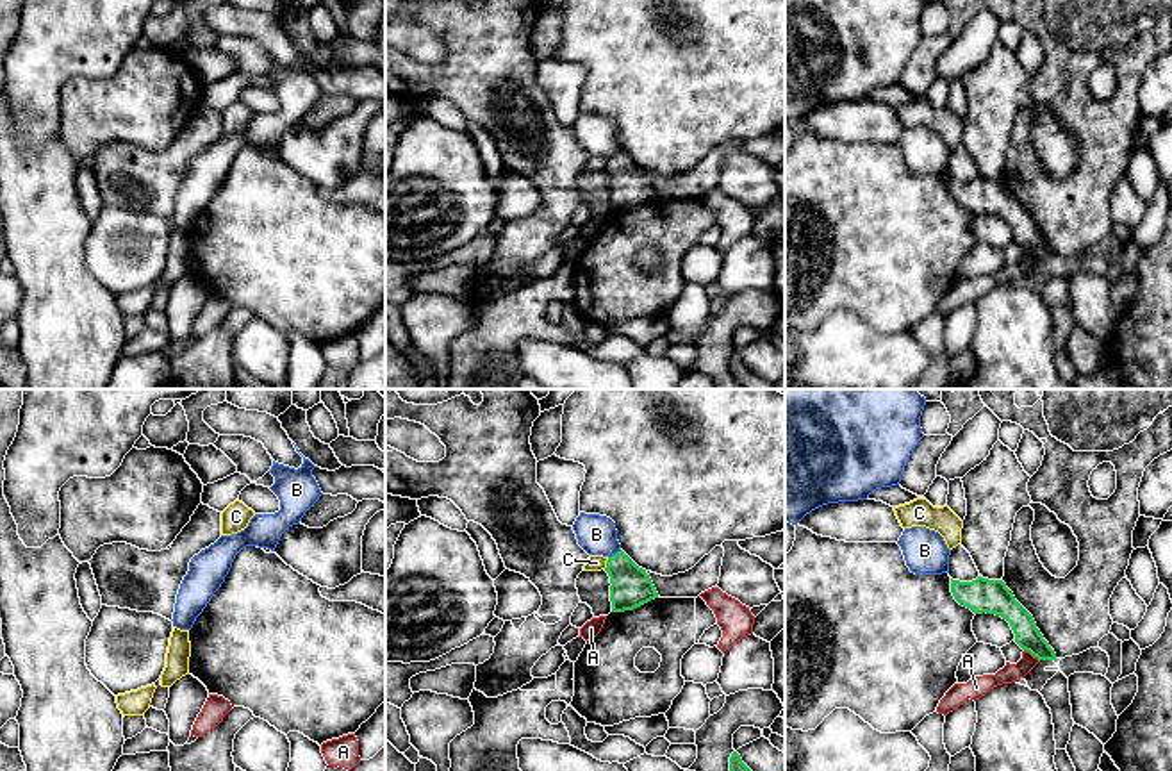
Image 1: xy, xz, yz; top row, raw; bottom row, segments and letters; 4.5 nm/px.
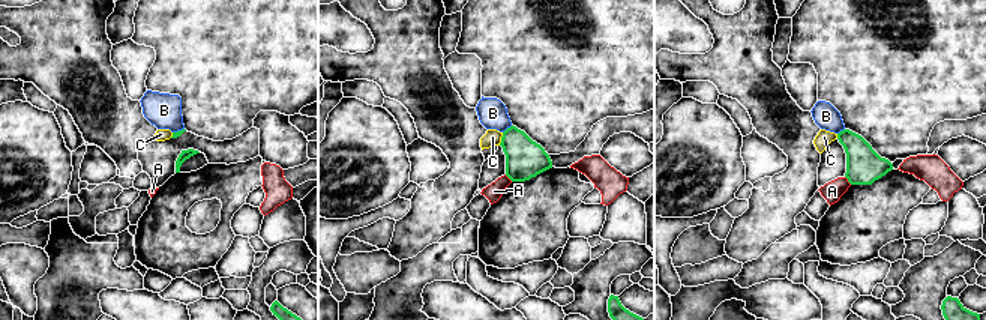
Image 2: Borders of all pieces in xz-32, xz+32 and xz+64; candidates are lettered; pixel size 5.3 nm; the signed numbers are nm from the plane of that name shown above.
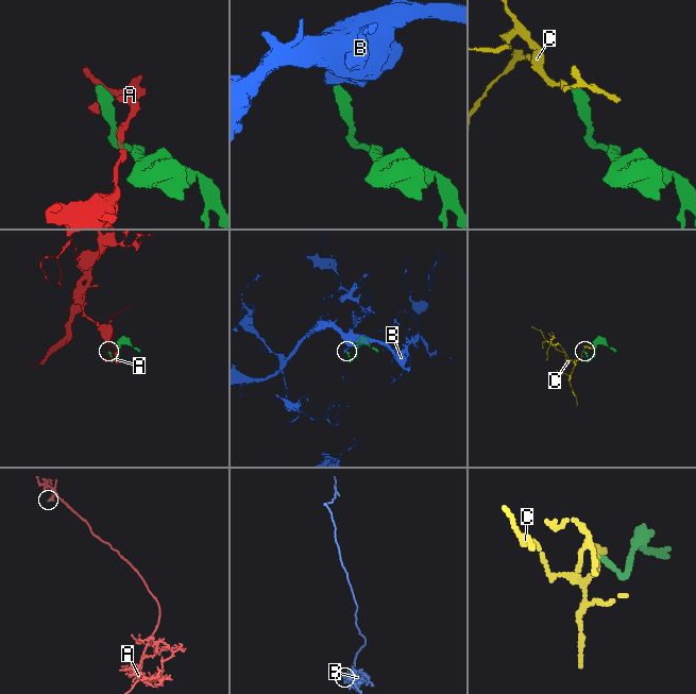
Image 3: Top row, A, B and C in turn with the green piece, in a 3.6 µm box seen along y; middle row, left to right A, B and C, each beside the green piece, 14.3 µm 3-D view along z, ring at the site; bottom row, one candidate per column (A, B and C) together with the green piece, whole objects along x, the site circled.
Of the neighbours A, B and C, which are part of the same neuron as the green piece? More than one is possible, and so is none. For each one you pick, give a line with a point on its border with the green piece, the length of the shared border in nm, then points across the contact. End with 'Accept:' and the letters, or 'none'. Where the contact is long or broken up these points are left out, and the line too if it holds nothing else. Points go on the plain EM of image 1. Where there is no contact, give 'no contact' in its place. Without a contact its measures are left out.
Accept: none

